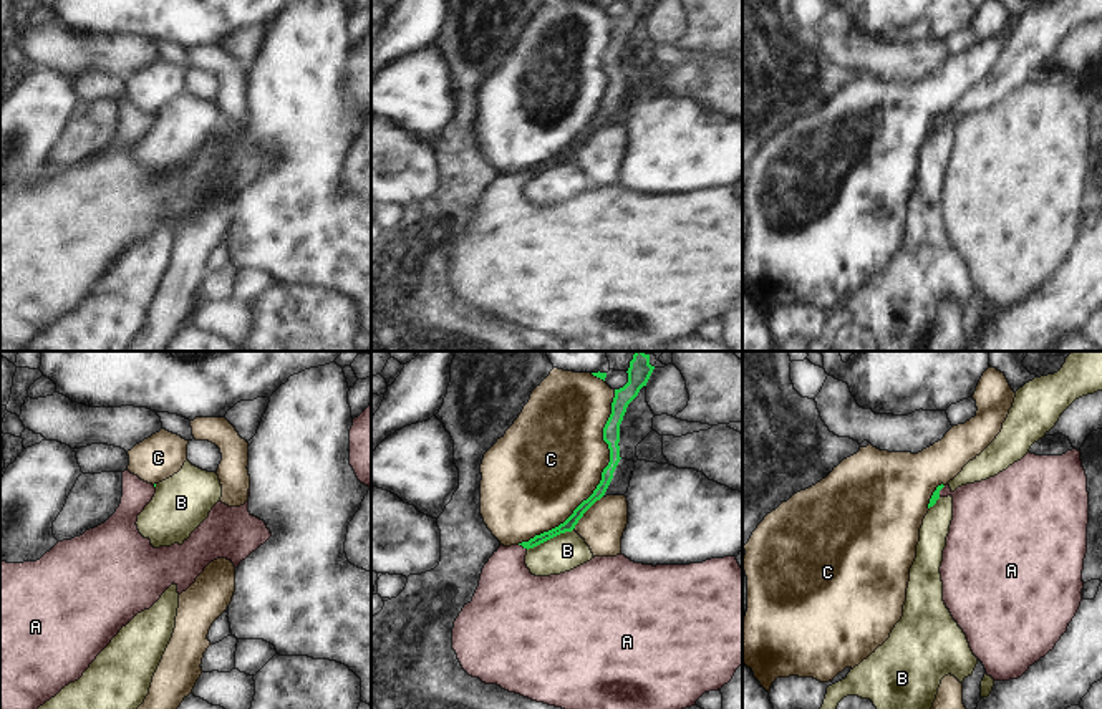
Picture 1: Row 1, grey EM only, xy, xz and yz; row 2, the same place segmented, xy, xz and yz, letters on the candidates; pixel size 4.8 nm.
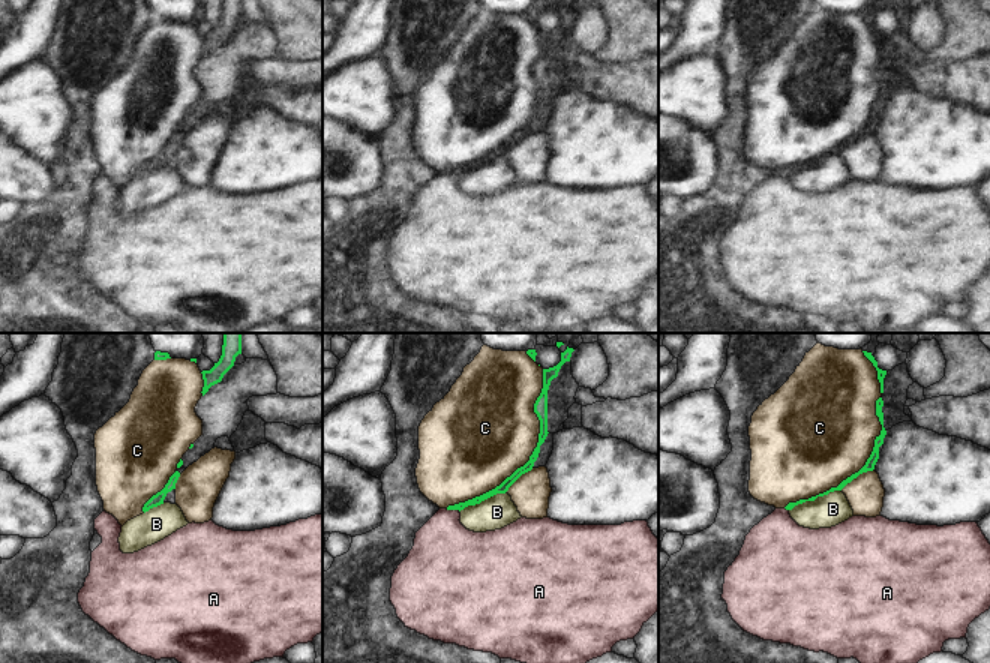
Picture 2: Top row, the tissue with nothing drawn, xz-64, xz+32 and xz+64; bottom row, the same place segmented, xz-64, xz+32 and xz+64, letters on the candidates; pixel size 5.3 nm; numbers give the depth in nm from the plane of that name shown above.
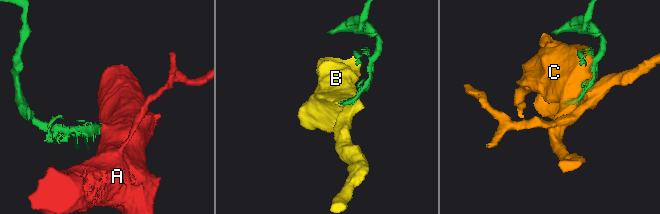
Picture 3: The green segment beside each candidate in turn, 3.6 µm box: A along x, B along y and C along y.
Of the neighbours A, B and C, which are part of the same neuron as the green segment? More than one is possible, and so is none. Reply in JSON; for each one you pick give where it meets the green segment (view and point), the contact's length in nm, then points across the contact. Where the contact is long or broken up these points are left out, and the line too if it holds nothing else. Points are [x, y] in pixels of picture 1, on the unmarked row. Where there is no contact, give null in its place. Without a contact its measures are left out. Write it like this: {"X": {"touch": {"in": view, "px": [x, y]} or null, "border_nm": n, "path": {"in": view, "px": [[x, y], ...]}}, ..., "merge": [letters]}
{"A": {"touch": {"in": "xz", "px": [524, 176]}, "border_nm": 50, "path": {"in": "xz", "px": [[569, 153], [524, 176], [509, 191], [509, 224]]}}, "merge": ["A"]}

